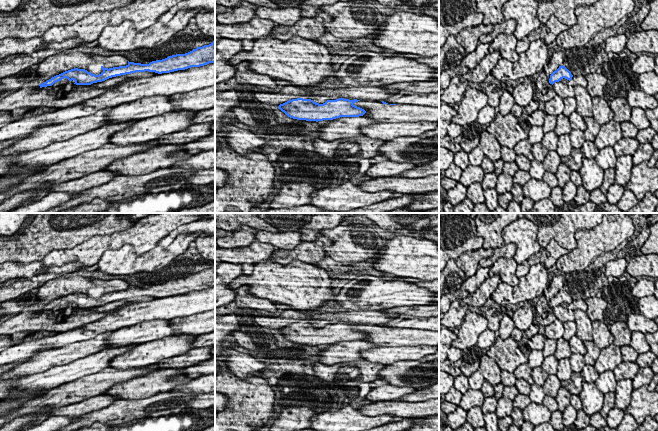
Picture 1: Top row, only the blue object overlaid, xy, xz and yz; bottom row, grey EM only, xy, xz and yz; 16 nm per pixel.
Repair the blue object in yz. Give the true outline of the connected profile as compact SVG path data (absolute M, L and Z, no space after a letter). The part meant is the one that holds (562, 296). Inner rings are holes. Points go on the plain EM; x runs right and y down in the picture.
M559 290L559 292L550 299L549 307L554 308L555 306L561 305L563 302L571 304L573 299L565 290Z

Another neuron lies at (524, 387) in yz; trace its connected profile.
M516 379L515 387L518 389L518 392L520 394L529 396L531 384L529 384L524 379Z

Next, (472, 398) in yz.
M468 389L463 395L460 405L465 411L469 411L472 407L481 407L484 403L484 395L481 390Z

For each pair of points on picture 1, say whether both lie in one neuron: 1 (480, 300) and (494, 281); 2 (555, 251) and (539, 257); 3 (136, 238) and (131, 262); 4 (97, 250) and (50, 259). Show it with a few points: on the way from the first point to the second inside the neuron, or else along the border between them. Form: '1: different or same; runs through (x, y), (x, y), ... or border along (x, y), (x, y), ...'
1: same; runs through (482, 295), (489, 286)
2: same; runs through (551, 255), (543, 257)
3: different; border along (156, 245), (140, 254), (130, 244), (110, 250)
4: same; runs through (85, 253), (62, 257)

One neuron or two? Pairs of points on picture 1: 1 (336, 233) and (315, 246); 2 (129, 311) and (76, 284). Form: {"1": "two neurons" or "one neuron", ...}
{"1": "two neurons", "2": "two neurons"}

